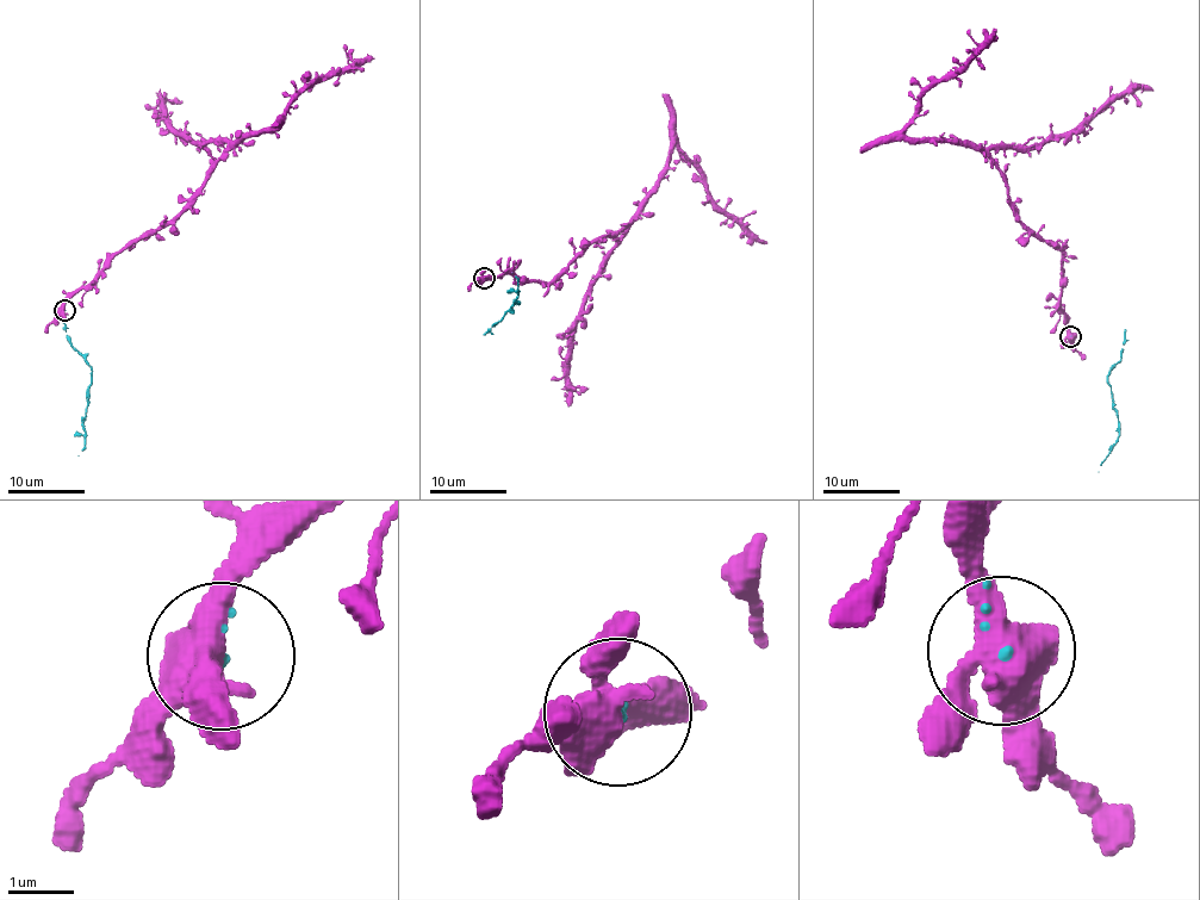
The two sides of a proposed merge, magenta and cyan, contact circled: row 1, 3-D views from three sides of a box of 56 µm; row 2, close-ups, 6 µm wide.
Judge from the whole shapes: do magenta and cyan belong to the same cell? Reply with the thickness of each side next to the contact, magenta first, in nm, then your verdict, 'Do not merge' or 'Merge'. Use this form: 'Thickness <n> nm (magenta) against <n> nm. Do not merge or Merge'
Thickness 440 nm (magenta) against 50 nm. Merge

